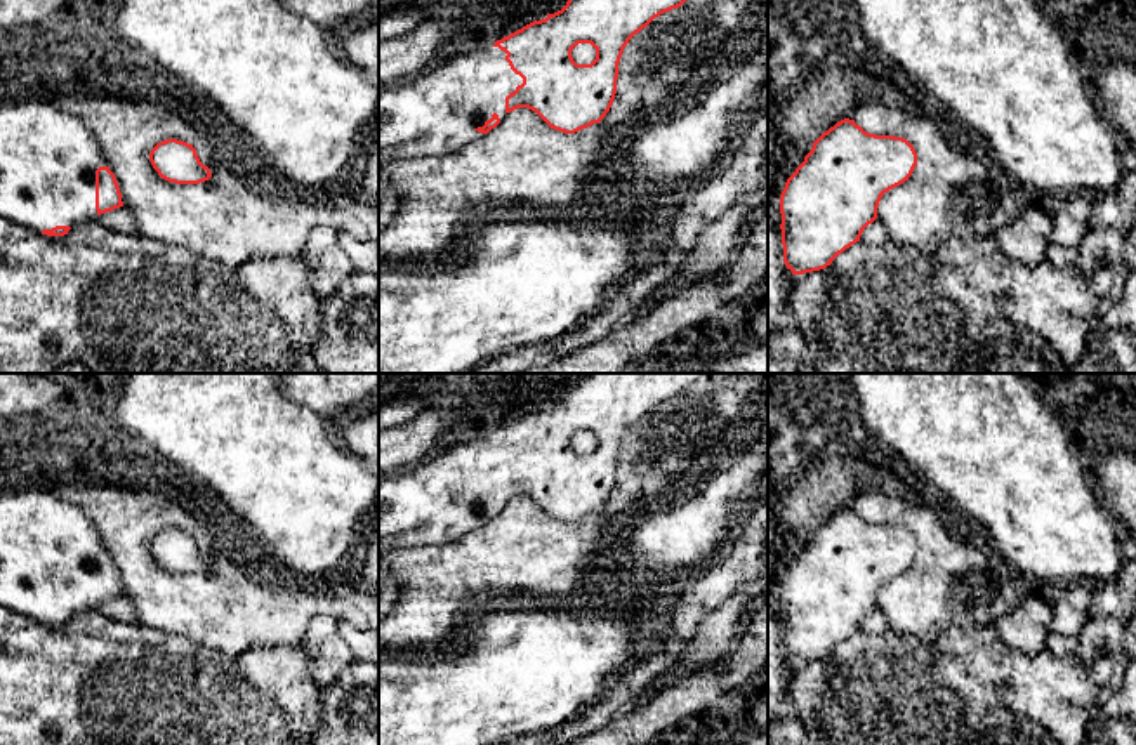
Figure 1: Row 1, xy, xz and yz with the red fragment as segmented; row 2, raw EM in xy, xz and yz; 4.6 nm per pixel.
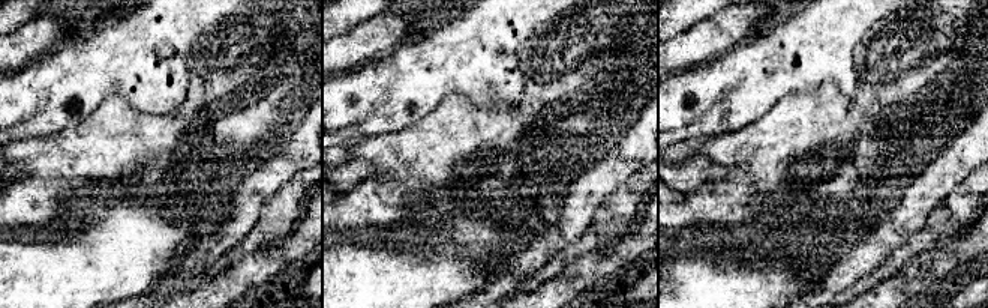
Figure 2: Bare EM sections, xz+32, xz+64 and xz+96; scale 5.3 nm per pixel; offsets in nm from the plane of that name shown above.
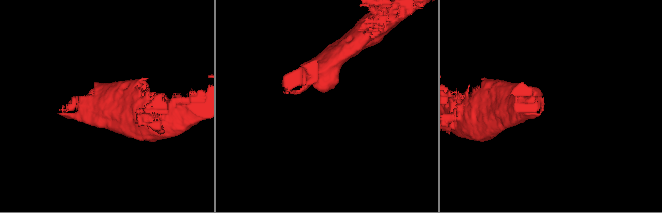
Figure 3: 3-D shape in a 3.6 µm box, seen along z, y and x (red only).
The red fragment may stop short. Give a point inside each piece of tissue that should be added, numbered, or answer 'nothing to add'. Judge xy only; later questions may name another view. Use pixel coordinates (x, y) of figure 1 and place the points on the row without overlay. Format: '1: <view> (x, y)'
1: xy (49, 546)

